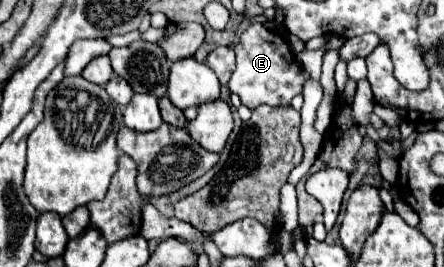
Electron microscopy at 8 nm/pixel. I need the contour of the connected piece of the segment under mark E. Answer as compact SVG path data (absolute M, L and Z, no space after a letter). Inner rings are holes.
M252 24L242 32L240 42L236 44L236 70L228 88L232 94L238 94L242 104L250 110L256 110L262 104L288 106L290 100L302 92L302 86L308 78L310 74L292 56L286 40L282 40L280 34L268 30L262 24Z

